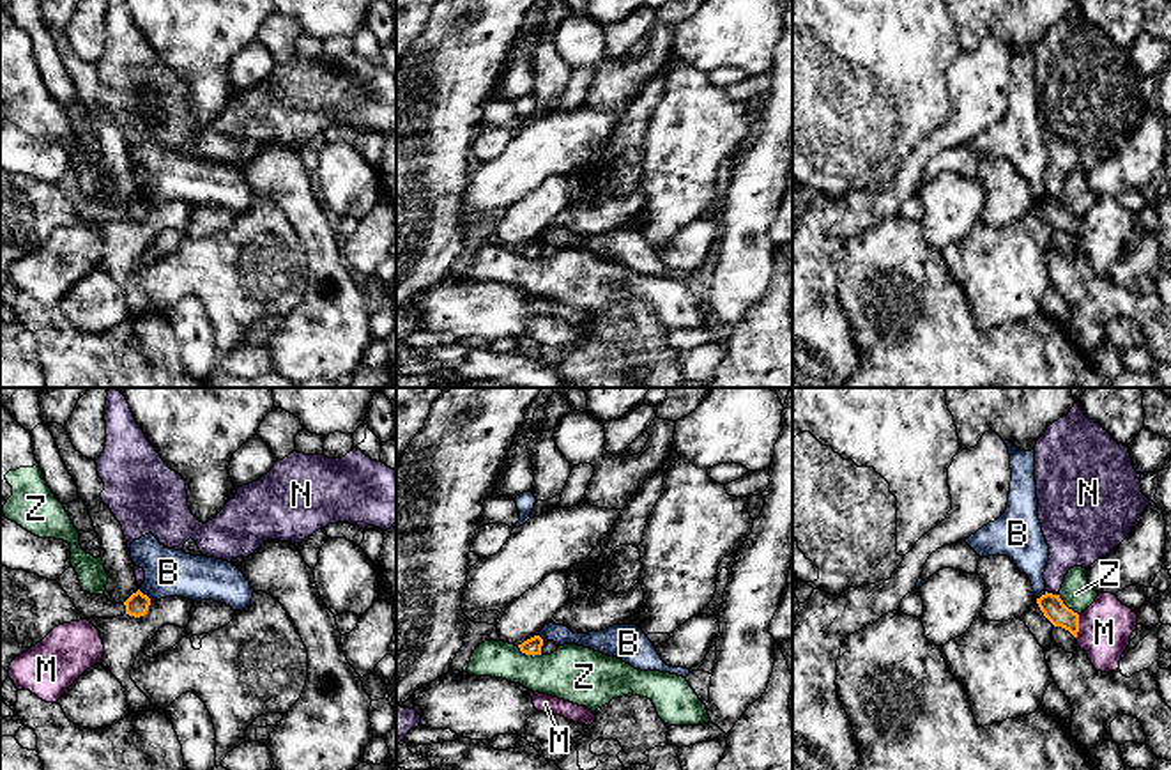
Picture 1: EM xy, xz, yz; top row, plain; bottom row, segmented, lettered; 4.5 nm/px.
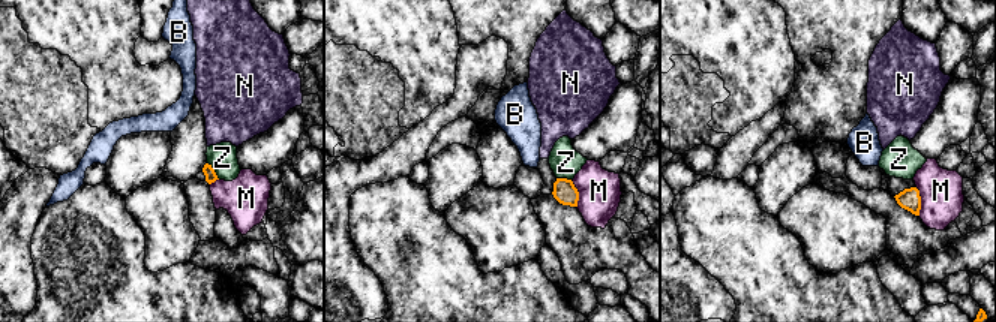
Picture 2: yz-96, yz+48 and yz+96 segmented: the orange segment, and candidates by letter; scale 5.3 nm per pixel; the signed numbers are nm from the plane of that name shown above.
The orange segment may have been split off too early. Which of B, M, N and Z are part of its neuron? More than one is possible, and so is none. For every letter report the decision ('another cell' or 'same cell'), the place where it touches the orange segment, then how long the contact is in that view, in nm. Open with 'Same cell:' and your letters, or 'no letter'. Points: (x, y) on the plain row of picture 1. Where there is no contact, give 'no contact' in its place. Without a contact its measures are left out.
Same cell: no letter
B: another cell; contact xy (142, 197); length 70 nm
M: another cell; contact yz (1078, 230); length 110 nm
N: another cell; contact yz (1049, 197); length 40 nm
Z: another cell; contact xz (529, 257); length 120 nm

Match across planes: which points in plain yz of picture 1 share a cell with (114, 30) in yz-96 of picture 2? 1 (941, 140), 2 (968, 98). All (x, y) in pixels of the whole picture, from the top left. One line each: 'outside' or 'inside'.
1: outside
2: outside

